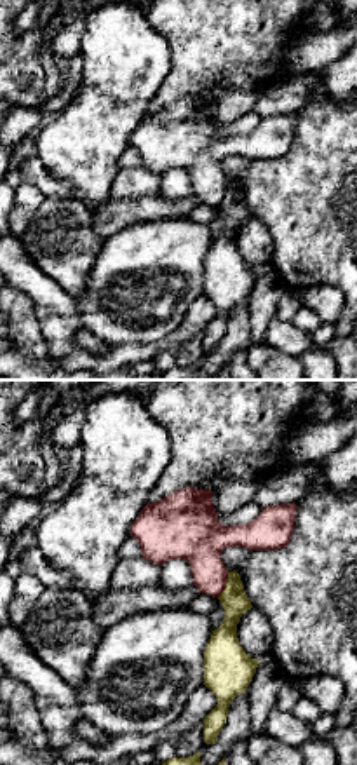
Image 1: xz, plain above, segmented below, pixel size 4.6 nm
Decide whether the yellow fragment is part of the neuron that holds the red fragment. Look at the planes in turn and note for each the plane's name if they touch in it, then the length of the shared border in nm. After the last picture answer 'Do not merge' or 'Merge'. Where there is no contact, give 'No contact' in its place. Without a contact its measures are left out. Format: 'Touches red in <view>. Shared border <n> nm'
Touches red in xz. Shared border 140 nm

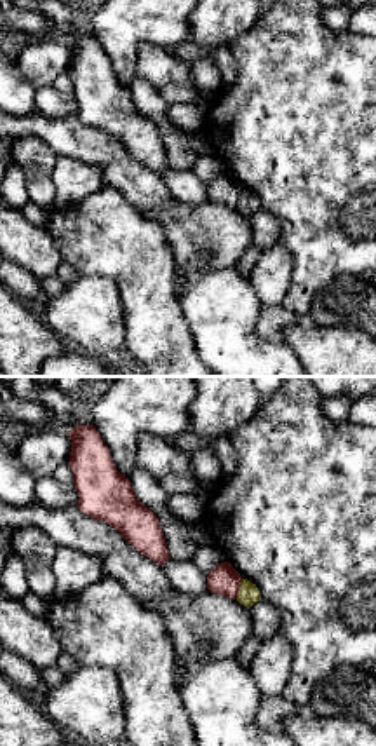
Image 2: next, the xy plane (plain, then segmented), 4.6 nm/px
Touches red in xy. Shared border 100 nm

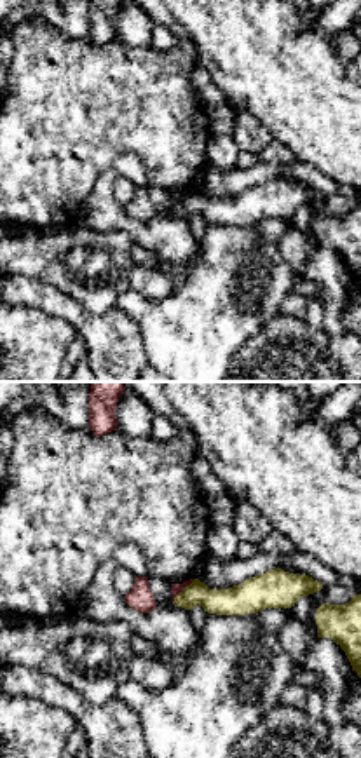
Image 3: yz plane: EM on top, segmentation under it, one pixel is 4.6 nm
Touches red in yz. Shared border 160 nm

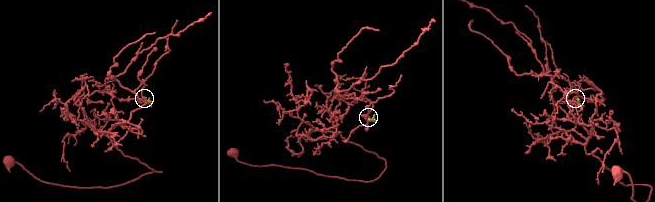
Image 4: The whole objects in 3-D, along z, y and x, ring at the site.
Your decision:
Do not merge

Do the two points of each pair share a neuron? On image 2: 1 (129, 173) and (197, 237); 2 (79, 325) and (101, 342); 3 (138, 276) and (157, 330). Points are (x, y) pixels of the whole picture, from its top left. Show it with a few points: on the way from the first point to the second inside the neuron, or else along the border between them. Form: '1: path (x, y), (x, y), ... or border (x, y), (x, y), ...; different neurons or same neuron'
1: border (174, 199), (169, 208), (161, 211), (159, 222); different neurons
2: path (84, 325), (96, 337); same neuron
3: path (147, 290), (152, 316); same neuron

